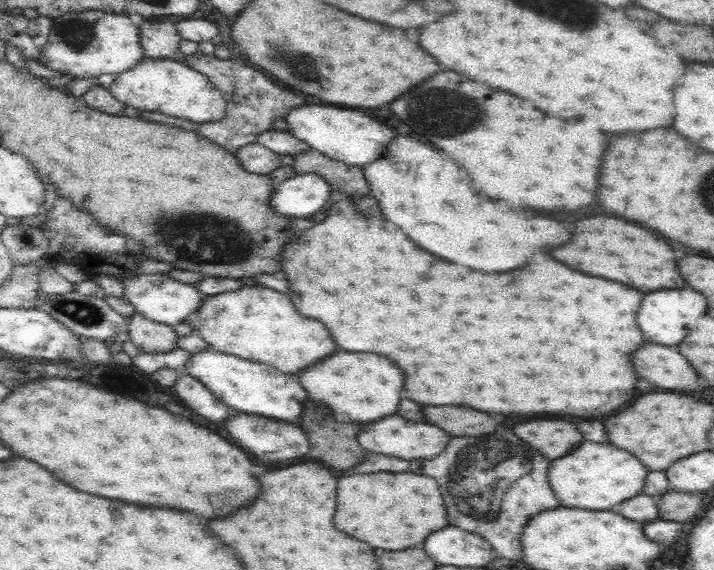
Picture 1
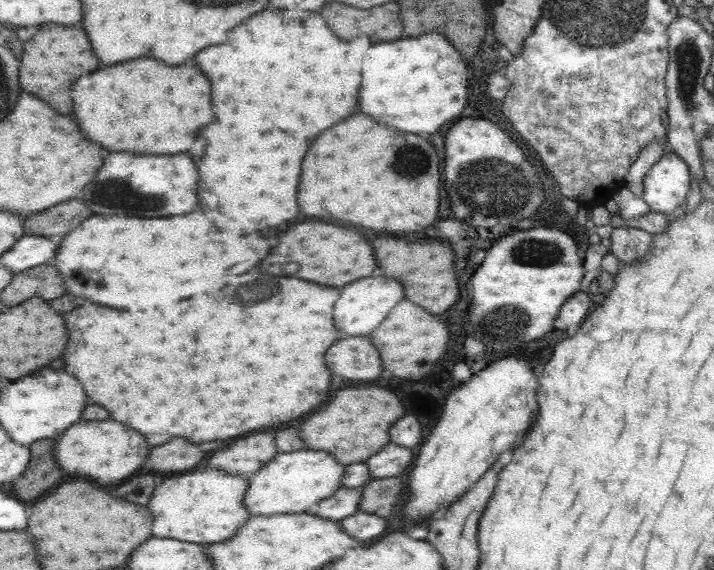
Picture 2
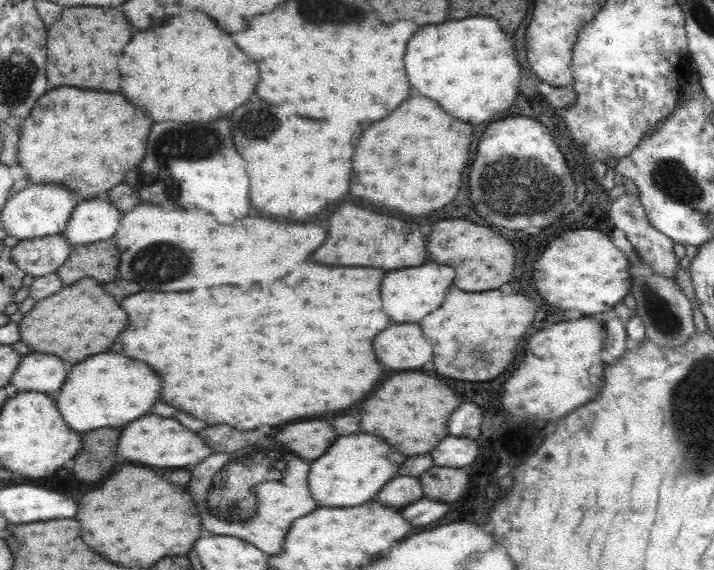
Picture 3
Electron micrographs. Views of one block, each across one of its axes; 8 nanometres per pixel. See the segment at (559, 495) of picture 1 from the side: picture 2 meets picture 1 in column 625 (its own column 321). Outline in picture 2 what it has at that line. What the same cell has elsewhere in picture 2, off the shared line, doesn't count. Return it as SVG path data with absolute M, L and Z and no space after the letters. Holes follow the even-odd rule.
M303 448L295 452L277 453L248 478L247 488L243 492L243 507L251 516L309 513L319 501L330 498L341 486L343 467L325 451Z

